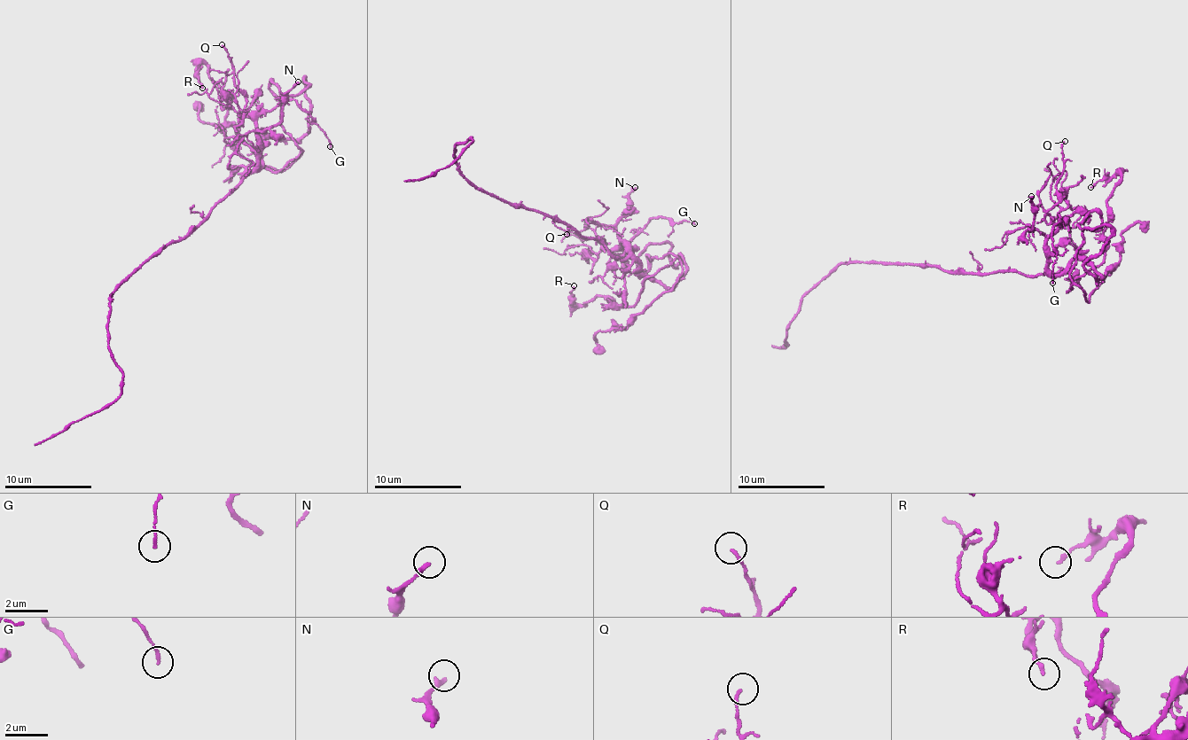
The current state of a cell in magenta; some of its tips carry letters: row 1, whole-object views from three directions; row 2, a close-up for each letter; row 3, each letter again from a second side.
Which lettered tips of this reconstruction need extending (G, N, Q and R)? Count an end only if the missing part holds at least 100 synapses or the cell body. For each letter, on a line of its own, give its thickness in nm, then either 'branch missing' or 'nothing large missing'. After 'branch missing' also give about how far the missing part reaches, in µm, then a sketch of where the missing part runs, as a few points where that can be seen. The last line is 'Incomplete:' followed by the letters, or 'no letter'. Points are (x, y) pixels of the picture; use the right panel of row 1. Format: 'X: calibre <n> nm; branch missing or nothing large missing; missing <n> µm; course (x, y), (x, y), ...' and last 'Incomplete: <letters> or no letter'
G: calibre 120 nm; nothing large missing
N: calibre 220 nm; nothing large missing
Q: calibre 140 nm; nothing large missing
R: calibre 170 nm; nothing large missing
Incomplete: no letter

